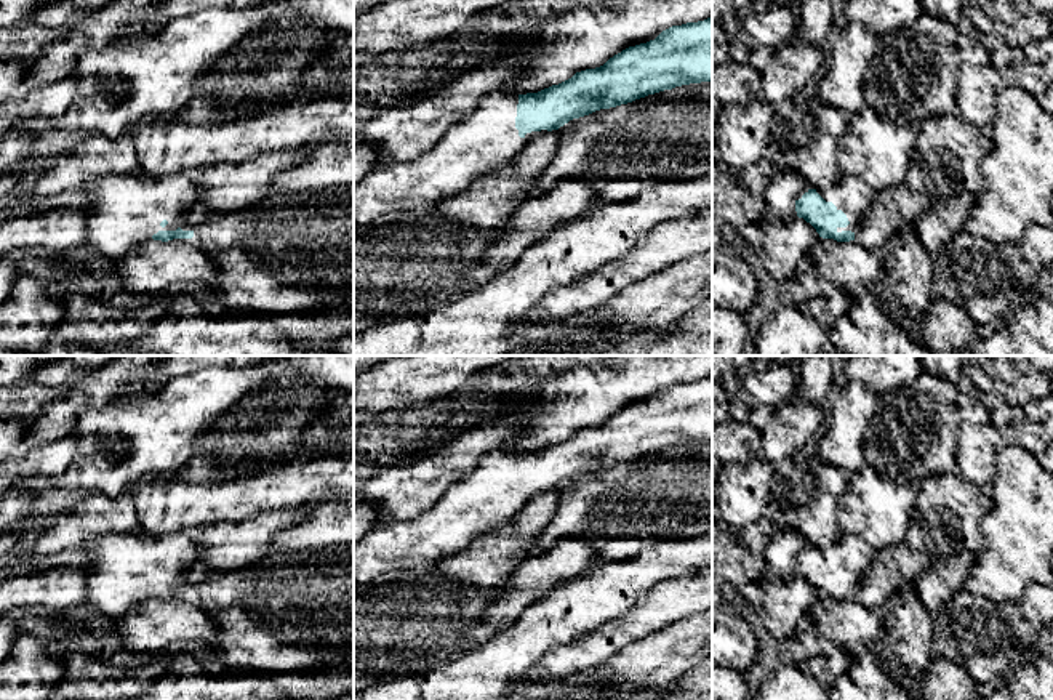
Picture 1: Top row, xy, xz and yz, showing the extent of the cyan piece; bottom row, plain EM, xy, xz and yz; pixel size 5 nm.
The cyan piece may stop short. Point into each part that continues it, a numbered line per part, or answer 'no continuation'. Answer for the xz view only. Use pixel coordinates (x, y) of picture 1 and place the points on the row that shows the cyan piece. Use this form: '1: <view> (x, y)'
1: xz (485, 140)

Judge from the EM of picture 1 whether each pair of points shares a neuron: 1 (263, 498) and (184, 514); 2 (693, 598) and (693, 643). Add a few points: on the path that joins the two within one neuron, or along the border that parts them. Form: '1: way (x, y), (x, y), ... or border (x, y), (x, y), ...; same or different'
1: way (244, 498), (204, 505); same
2: border (695, 614), (658, 630); different

